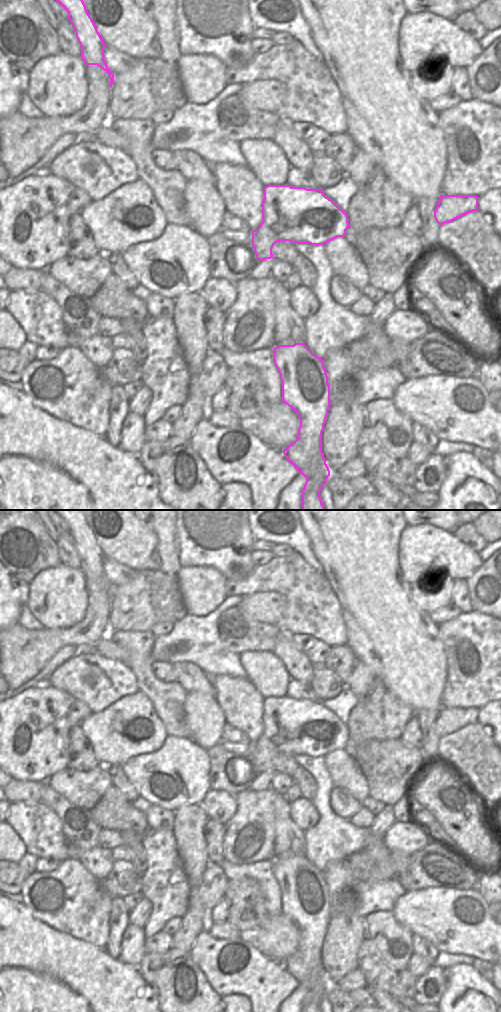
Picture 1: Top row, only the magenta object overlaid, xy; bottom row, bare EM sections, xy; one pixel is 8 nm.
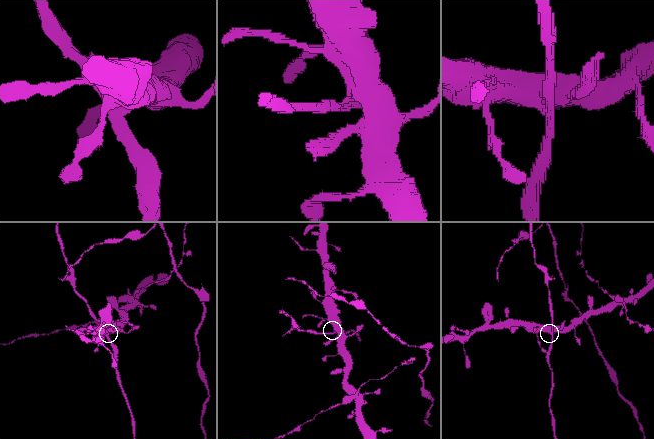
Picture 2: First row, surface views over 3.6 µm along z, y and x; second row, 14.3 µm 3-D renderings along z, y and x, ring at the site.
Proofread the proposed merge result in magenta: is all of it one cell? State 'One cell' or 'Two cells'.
One cell

